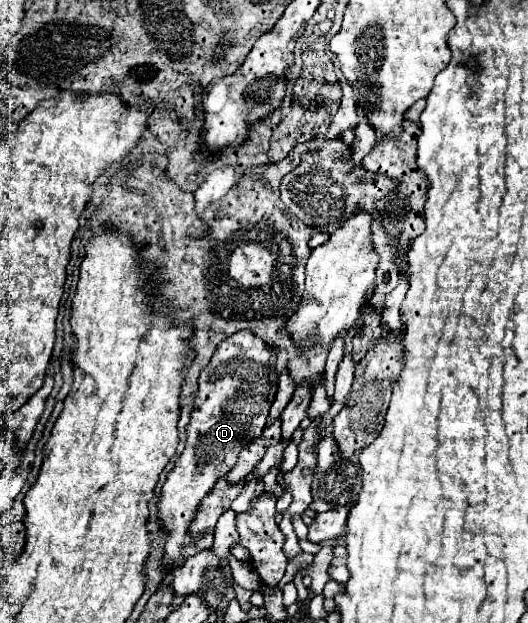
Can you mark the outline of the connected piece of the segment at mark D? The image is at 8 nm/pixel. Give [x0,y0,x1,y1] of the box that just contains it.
[158,331,278,575]

